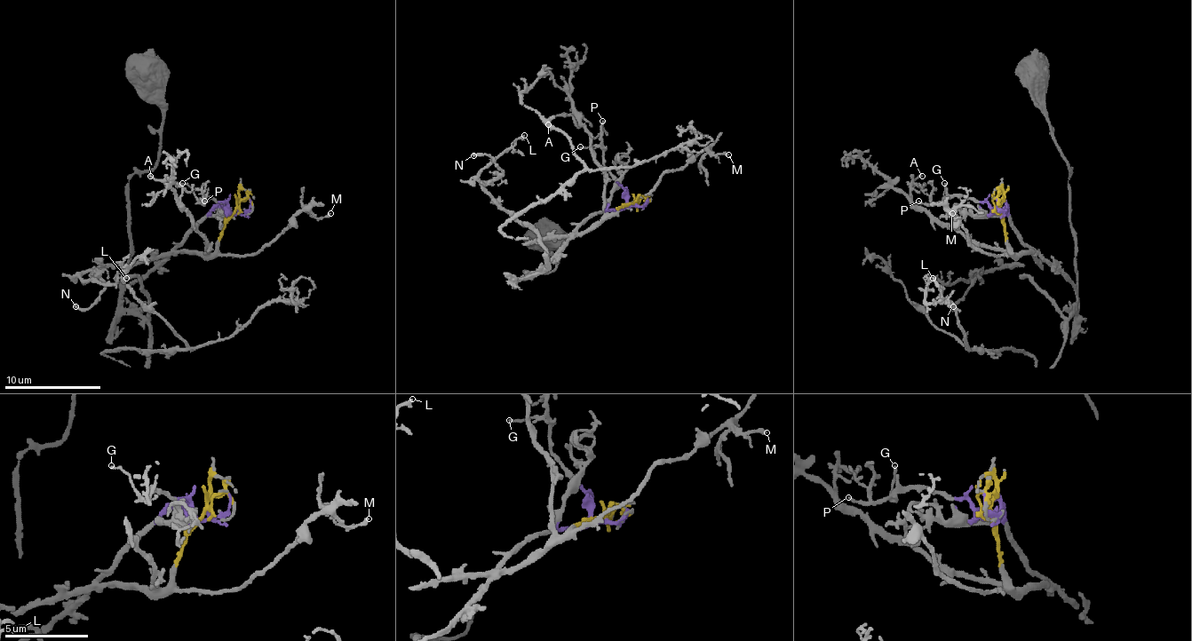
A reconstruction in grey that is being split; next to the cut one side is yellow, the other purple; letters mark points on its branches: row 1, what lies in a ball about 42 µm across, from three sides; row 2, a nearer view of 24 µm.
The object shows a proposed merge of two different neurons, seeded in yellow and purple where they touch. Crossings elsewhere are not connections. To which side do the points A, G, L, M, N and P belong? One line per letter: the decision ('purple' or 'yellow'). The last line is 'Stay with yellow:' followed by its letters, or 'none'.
A: yellow
G: purple
L: purple
M: yellow
N: purple
P: purple
Stay with yellow: A, M

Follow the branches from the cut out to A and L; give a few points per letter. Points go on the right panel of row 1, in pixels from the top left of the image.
A: (1002, 214), (1009, 252), (968, 242), (951, 228), (932, 221), (910, 199), (912, 180), (922, 175)
L: (1002, 214), (1006, 206), (1009, 225), (1067, 279), (1072, 305), (1062, 310), (1021, 266), (932, 279)

